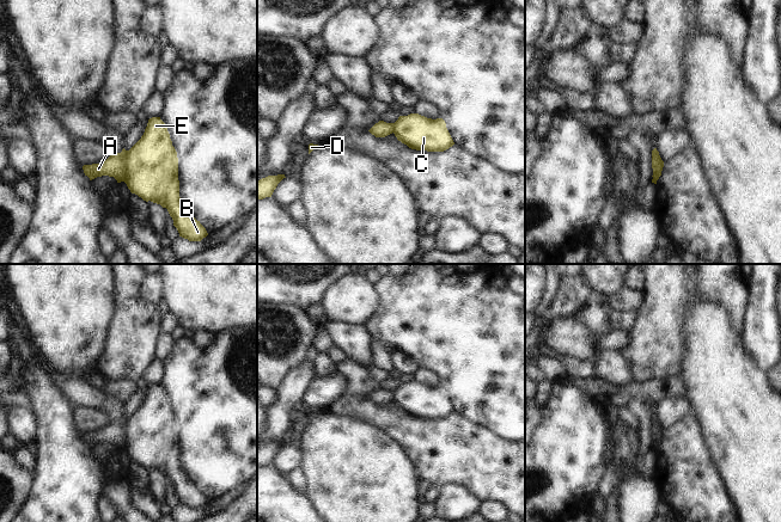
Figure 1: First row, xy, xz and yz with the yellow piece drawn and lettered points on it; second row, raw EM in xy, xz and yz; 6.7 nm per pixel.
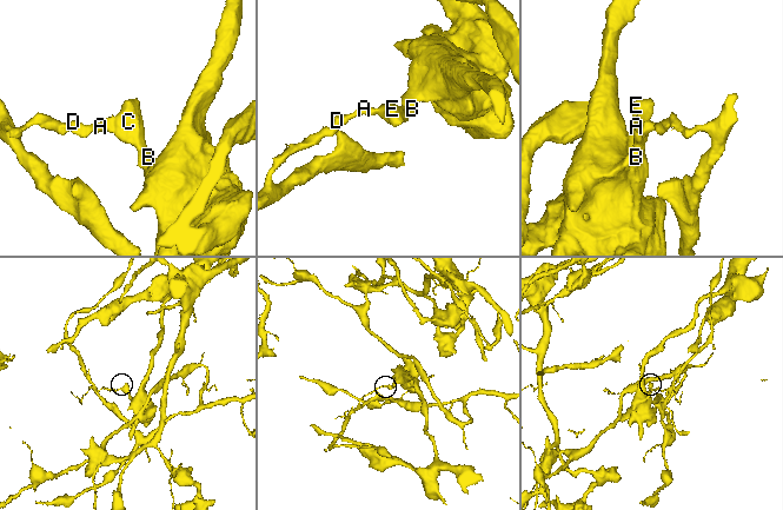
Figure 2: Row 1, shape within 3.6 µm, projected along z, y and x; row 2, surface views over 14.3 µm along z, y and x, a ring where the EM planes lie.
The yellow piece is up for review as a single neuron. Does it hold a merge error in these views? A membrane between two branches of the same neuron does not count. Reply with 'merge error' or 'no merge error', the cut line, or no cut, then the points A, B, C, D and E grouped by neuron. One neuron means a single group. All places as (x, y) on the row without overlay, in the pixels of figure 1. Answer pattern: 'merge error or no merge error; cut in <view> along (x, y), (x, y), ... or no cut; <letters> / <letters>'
merge error; cut in xy along (127, 418), (124, 427), (126, 446), (123, 448); A D / B C E

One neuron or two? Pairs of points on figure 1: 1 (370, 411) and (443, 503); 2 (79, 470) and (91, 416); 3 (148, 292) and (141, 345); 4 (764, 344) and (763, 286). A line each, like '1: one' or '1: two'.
1: two
2: two
3: two
4: one

